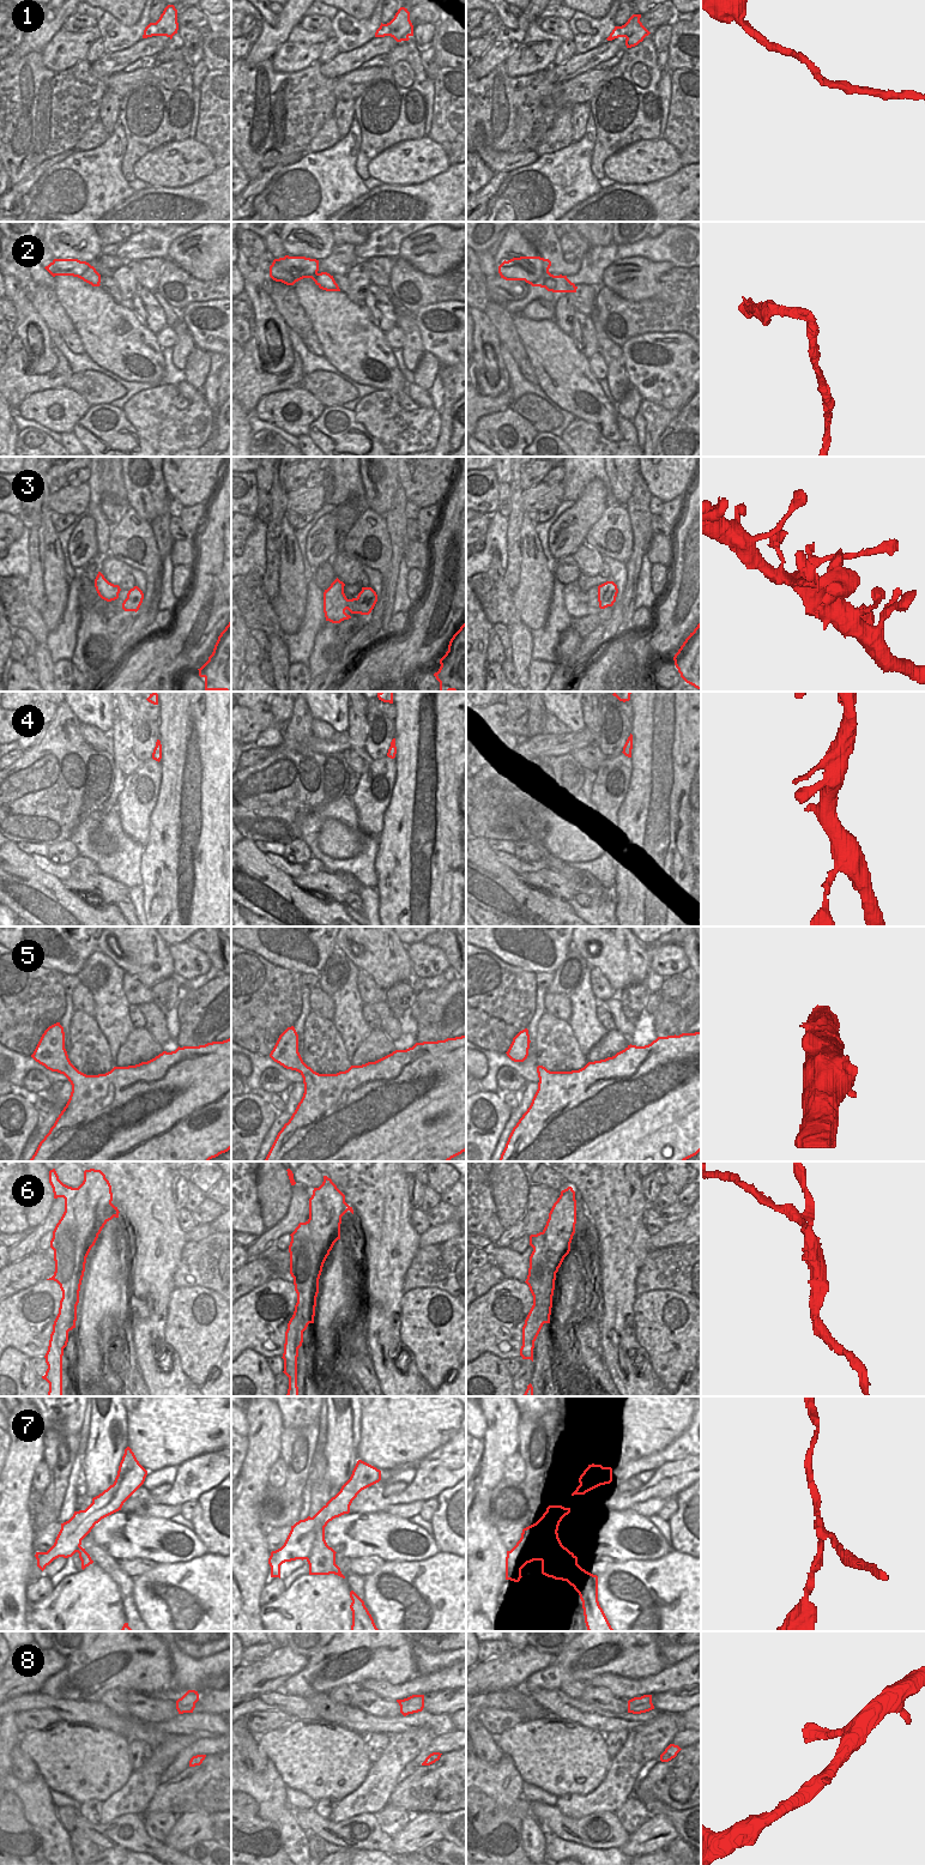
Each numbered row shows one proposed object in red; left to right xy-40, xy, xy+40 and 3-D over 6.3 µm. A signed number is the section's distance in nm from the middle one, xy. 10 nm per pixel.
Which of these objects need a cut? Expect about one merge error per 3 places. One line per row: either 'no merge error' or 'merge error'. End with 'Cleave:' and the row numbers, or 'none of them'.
1: no merge error
2: merge error
3: no merge error
4: no merge error
5: no merge error
6: merge error
7: merge error
8: no merge error
Cleave: 2, 6, 7

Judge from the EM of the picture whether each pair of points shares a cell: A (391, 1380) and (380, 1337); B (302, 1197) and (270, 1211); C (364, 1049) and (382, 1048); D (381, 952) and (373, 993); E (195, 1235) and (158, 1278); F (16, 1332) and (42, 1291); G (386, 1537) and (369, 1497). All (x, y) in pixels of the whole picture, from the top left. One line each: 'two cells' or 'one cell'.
A: one cell
B: two cells
C: one cell
D: two cells
E: two cells
F: one cell
G: two cells

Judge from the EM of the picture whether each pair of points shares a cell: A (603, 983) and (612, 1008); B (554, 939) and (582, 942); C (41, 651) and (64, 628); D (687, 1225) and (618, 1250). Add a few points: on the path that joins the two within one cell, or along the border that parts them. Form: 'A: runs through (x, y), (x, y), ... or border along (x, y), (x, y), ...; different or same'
A: border along (616, 995), (599, 1002); different
B: border along (570, 939), (572, 947); different
C: border along (46, 644), (54, 662); different
D: border along (651, 1236), (647, 1250); different

